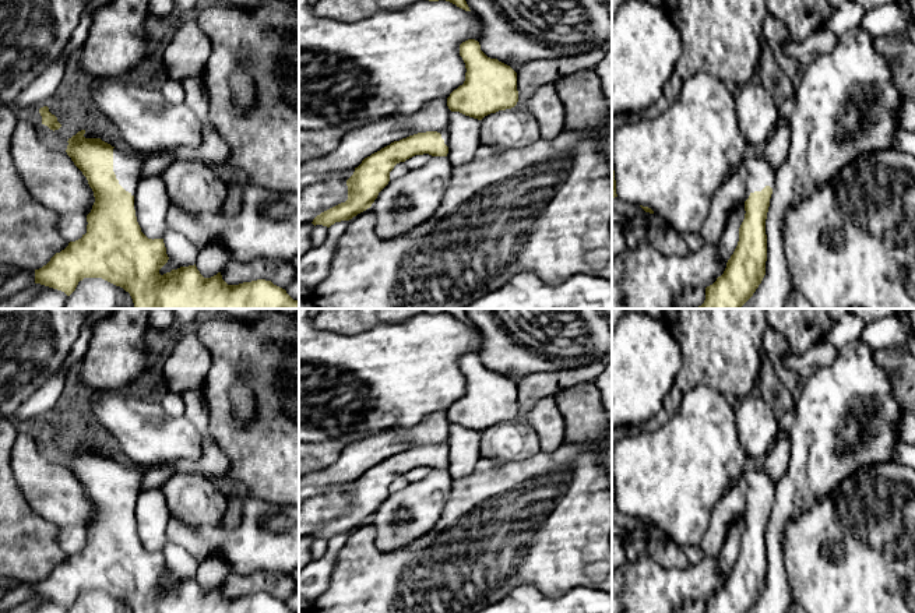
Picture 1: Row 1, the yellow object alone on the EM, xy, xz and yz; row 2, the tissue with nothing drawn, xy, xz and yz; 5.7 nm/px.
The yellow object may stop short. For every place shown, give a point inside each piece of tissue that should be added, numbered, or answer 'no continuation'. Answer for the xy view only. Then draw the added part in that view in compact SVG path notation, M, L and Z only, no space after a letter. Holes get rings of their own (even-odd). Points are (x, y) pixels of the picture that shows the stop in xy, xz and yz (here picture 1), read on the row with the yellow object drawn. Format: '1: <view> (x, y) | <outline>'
1: xy (126, 166) | M113 148L113 172L119 184L131 195L137 193L137 184L141 179L141 159L137 154L130 154Z

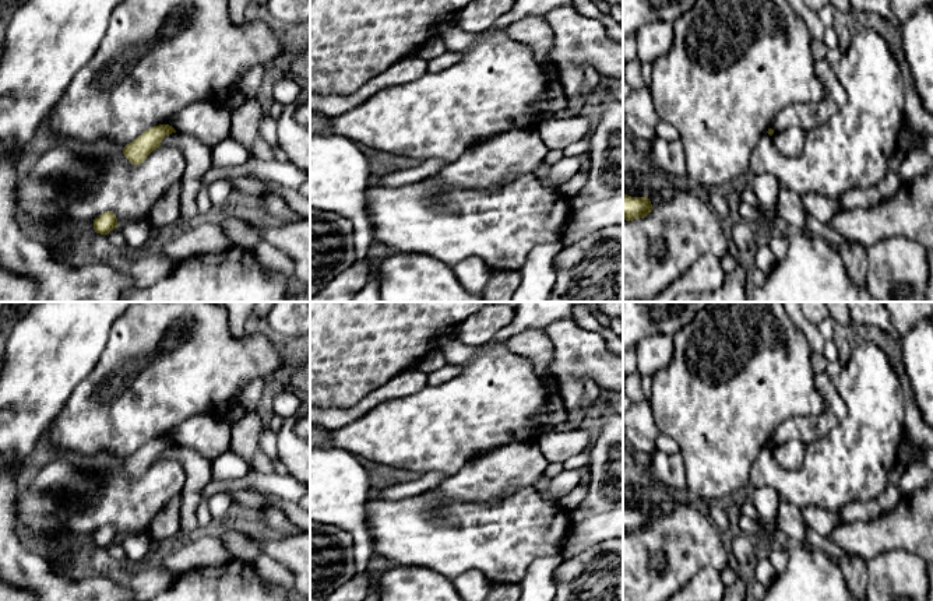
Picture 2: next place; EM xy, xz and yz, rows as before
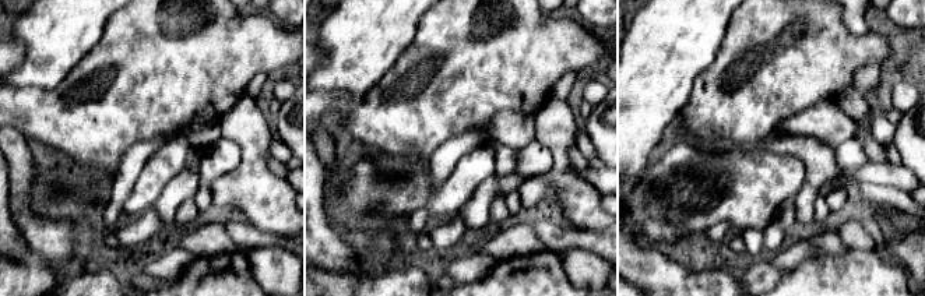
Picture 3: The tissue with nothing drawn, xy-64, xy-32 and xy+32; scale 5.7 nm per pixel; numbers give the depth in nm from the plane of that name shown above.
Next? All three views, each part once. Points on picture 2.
no continuation

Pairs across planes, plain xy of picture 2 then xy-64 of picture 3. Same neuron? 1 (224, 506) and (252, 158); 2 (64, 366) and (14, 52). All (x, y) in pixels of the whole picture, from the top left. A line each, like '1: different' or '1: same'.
1: same
2: different

